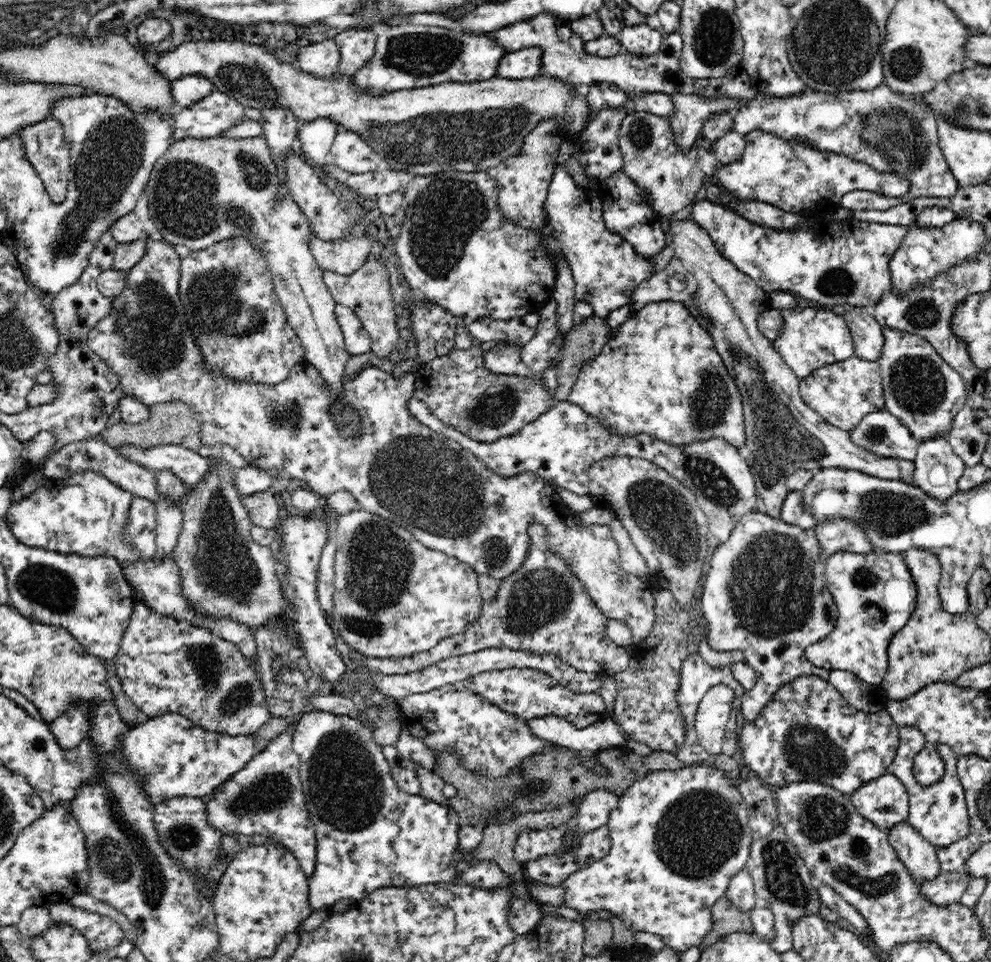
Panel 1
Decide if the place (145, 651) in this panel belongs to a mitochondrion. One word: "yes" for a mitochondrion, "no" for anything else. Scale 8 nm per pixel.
no

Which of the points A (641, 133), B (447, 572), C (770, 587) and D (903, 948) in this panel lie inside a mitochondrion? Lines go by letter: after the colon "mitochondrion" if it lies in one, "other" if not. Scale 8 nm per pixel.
A: mitochondrion
B: other
C: mitochondrion
D: other

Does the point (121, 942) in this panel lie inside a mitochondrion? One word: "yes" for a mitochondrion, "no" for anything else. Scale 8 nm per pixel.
no

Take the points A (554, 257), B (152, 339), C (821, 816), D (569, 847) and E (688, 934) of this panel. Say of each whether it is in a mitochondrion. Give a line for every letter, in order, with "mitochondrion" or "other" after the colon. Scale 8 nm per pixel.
A: other
B: mitochondrion
C: mitochondrion
D: other
E: other

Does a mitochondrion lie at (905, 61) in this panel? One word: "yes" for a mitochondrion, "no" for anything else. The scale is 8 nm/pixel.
yes

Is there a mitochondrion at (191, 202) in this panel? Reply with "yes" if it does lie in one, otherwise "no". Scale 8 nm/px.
yes

